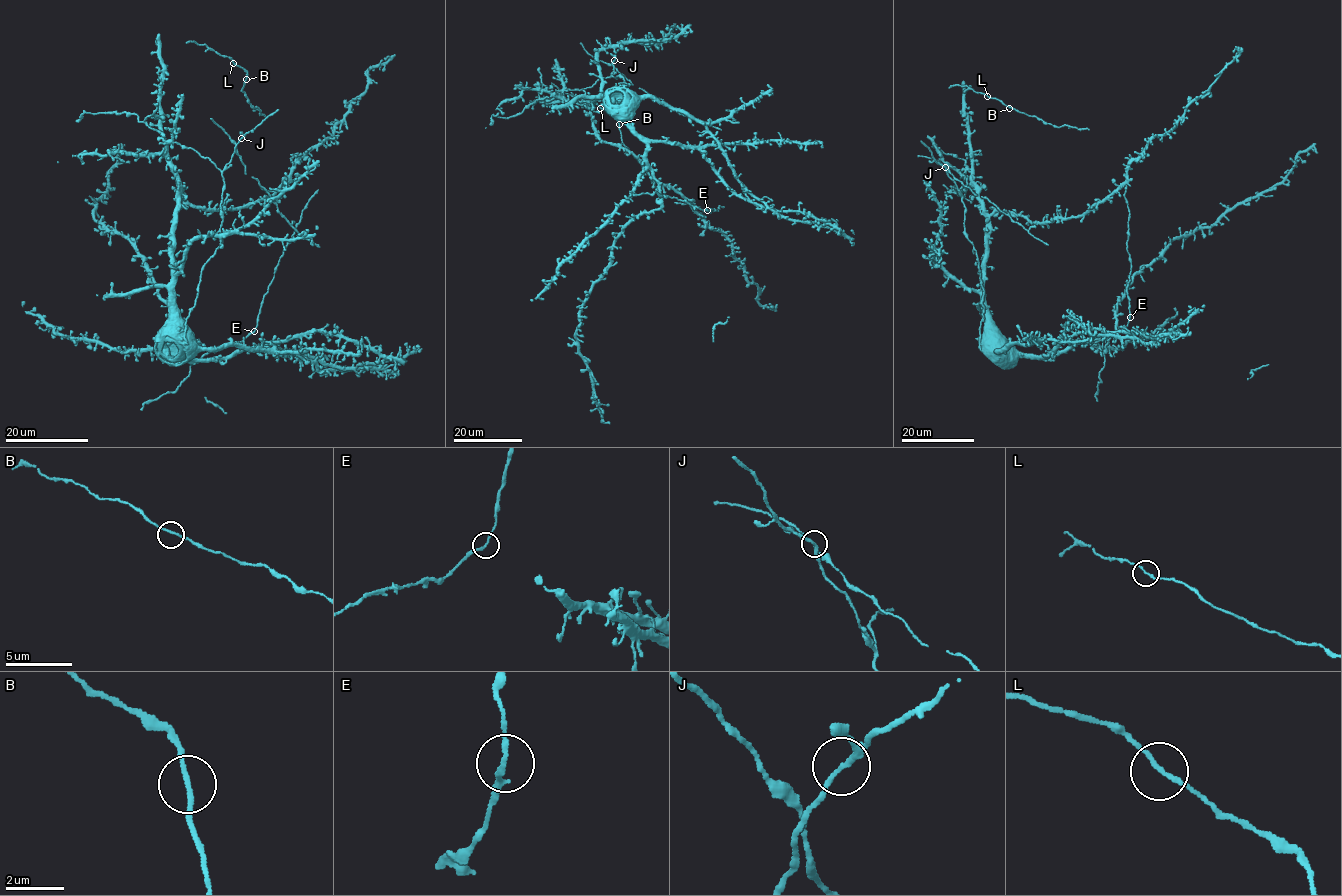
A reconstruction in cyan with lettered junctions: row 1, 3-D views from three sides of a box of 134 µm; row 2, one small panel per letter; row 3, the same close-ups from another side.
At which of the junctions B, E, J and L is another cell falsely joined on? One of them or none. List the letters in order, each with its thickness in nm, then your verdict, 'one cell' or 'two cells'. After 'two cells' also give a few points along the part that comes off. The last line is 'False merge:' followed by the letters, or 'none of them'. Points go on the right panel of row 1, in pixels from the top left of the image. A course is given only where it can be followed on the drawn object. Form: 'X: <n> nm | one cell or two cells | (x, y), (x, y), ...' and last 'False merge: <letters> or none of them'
B: 160 nm | one cell
E: 140 nm | one cell
J: 160 nm | one cell
L: 160 nm | one cell
False merge: none of them

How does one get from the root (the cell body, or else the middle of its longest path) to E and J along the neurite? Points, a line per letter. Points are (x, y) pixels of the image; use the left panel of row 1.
E: (177, 337), (189, 348), (177, 351), (189, 360), (186, 356), (199, 344), (208, 353), (240, 343), (254, 331)
J: (177, 337), (186, 328), (186, 319), (194, 306), (202, 265), (222, 242), (222, 171), (241, 138)

